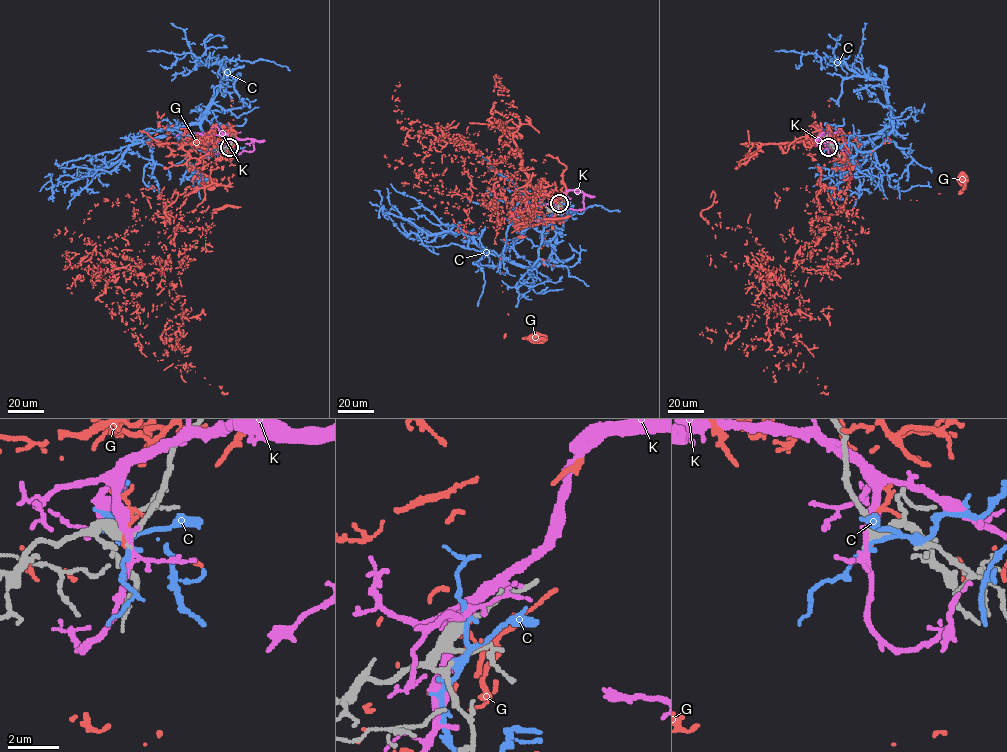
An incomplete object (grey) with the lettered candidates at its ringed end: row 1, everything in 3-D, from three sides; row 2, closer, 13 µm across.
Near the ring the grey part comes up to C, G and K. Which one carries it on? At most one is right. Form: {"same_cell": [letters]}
{"same_cell": []}

